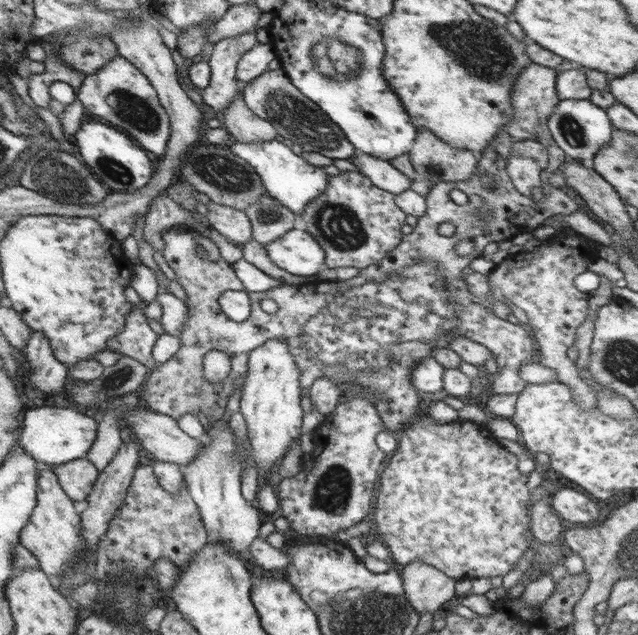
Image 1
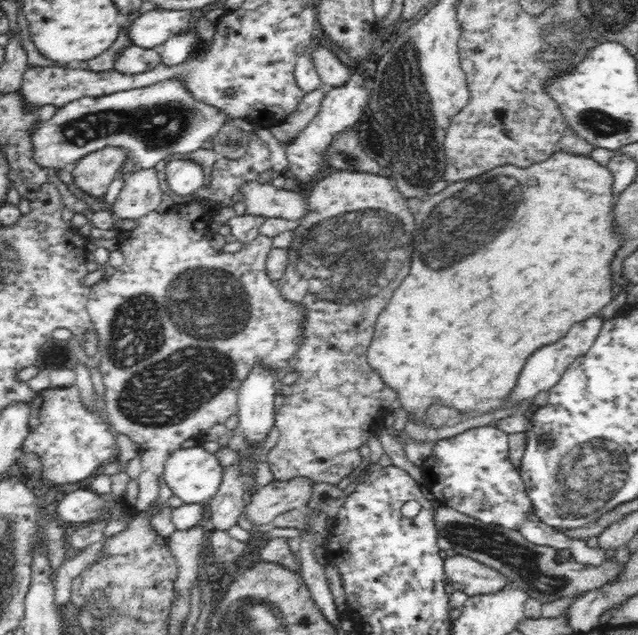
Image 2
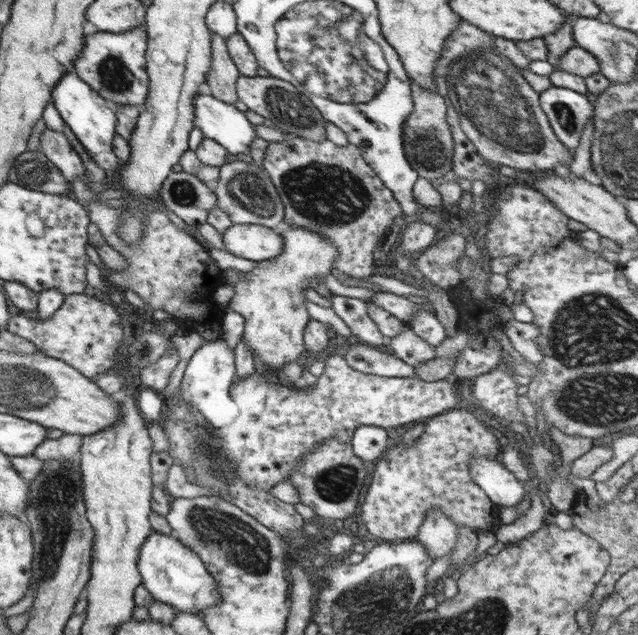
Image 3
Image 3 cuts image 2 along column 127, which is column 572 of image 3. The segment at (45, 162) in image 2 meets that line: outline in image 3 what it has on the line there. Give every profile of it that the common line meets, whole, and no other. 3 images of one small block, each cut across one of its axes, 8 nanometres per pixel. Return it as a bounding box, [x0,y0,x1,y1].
[539,85,594,150]

